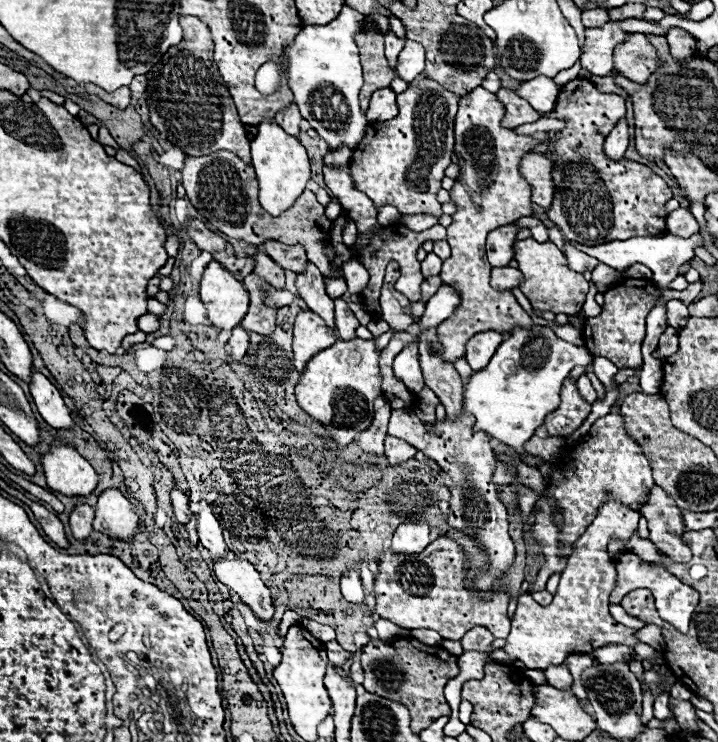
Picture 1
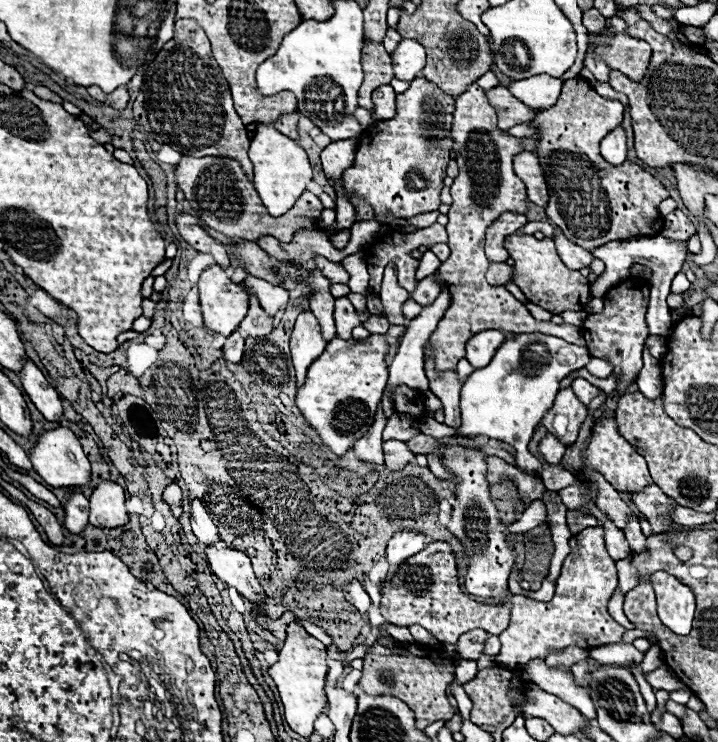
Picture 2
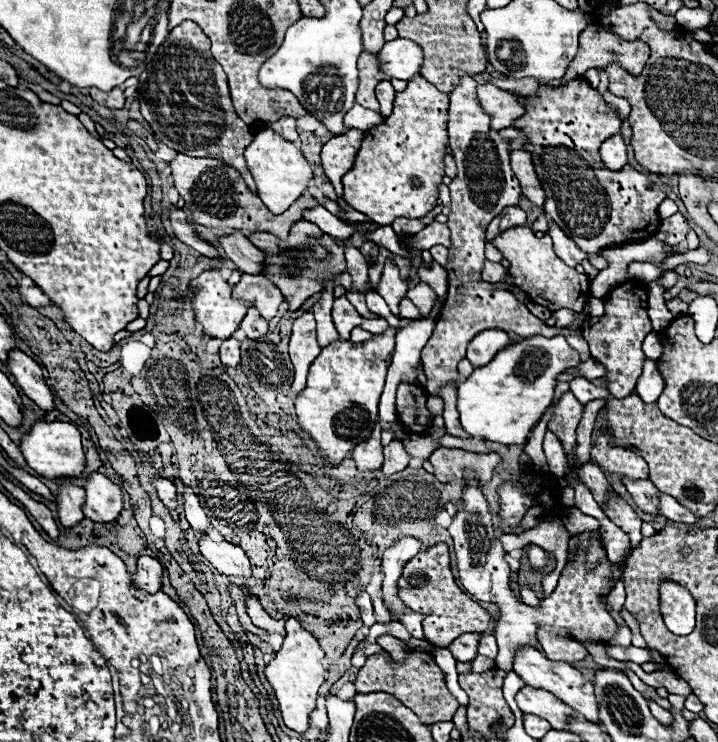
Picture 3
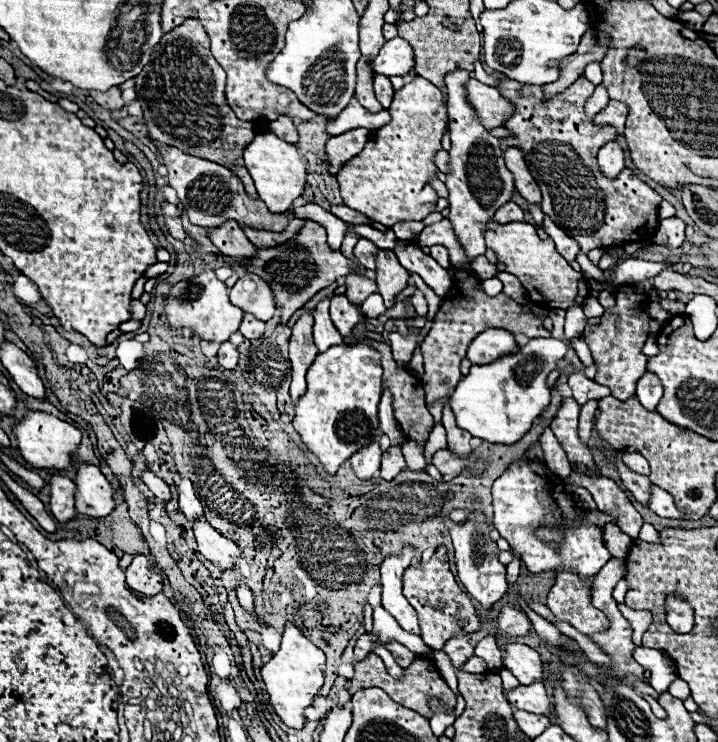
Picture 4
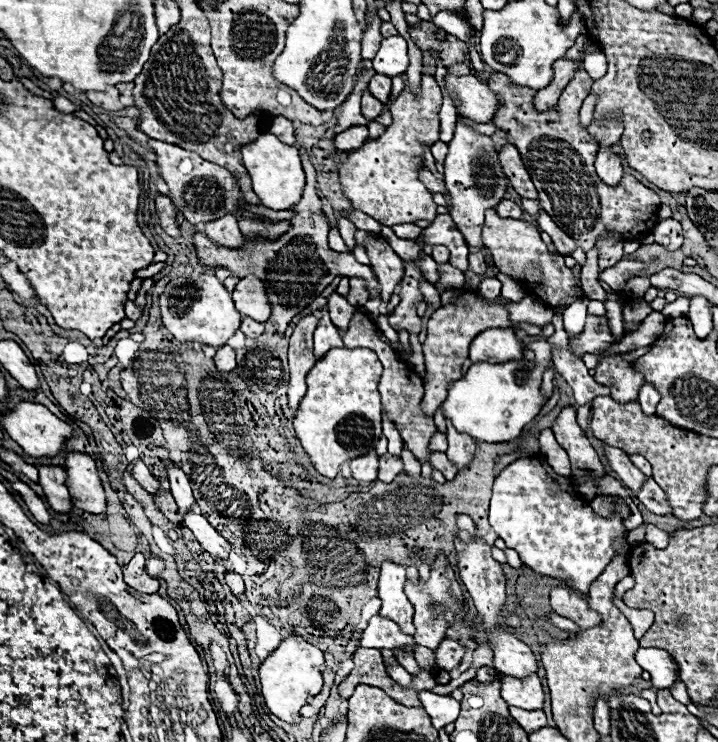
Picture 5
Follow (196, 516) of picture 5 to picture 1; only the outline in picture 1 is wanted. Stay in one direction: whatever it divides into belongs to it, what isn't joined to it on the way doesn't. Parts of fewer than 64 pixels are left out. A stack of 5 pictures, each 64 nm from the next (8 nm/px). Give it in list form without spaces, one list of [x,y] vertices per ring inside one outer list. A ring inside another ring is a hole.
[[[228,552],[226,556],[214,558],[212,562],[214,562],[214,574],[218,576],[218,580],[228,588],[236,590],[242,602],[248,604],[260,620],[266,622],[272,618],[274,606],[272,606],[270,590],[264,586],[258,572],[248,560],[236,556],[234,552]]]

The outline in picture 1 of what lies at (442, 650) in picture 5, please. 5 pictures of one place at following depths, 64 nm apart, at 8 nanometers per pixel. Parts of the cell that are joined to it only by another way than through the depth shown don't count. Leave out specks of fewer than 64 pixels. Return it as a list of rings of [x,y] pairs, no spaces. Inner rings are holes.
[[[472,628],[468,634],[462,636],[462,648],[464,652],[492,652],[492,640],[494,636],[486,628]]]

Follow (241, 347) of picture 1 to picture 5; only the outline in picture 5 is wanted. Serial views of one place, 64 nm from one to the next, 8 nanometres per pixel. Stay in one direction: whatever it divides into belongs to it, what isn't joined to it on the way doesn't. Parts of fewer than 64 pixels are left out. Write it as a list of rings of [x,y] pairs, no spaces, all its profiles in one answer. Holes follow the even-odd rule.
[[[226,344],[224,348],[218,348],[216,356],[214,356],[214,364],[218,370],[222,372],[230,372],[236,368],[236,360],[234,360],[234,350]]]

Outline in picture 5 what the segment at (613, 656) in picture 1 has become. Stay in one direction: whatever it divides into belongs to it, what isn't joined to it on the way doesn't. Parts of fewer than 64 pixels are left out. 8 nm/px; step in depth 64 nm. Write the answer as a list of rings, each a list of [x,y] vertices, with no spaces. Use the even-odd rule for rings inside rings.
[[[640,648],[636,652],[636,662],[642,670],[650,672],[654,688],[670,688],[678,680],[678,664],[662,648]]]

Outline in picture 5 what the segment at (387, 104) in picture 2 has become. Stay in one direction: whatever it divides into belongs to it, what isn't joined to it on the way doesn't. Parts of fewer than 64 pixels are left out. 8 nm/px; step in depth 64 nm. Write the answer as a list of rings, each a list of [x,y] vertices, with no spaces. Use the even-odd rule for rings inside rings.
[[[376,74],[372,76],[370,84],[368,84],[368,90],[372,96],[376,96],[380,102],[388,102],[390,98],[390,88],[392,88],[392,80],[384,74]]]

